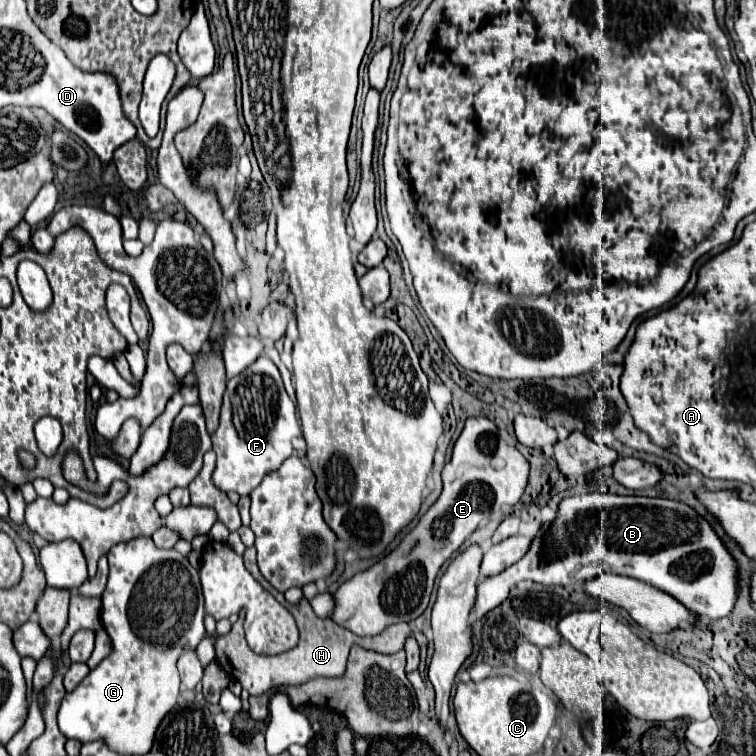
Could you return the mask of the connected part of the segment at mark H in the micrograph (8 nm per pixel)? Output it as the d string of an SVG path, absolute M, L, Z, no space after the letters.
M248 547L244 551L244 565L250 571L253 577L269 591L276 600L290 609L290 613L296 617L298 629L300 629L300 641L294 649L280 653L280 655L256 655L250 647L244 636L244 618L245 612L239 613L239 619L232 625L232 631L228 635L220 635L214 639L214 649L216 649L216 659L220 665L224 665L224 671L230 673L234 679L238 679L242 683L242 687L250 693L250 695L262 695L266 691L270 691L272 687L282 687L282 685L304 685L306 681L314 679L314 677L342 677L346 673L346 661L348 661L348 653L350 647L356 643L364 649L376 651L376 653L398 653L404 649L406 639L410 637L412 629L408 623L398 623L390 629L386 629L386 633L380 633L378 637L358 637L354 633L350 633L348 629L342 629L340 625L334 625L330 619L320 619L316 617L316 613L312 611L310 603L306 599L302 599L300 603L289 603L285 600L284 594L274 589L258 571L256 565L256 549Z

